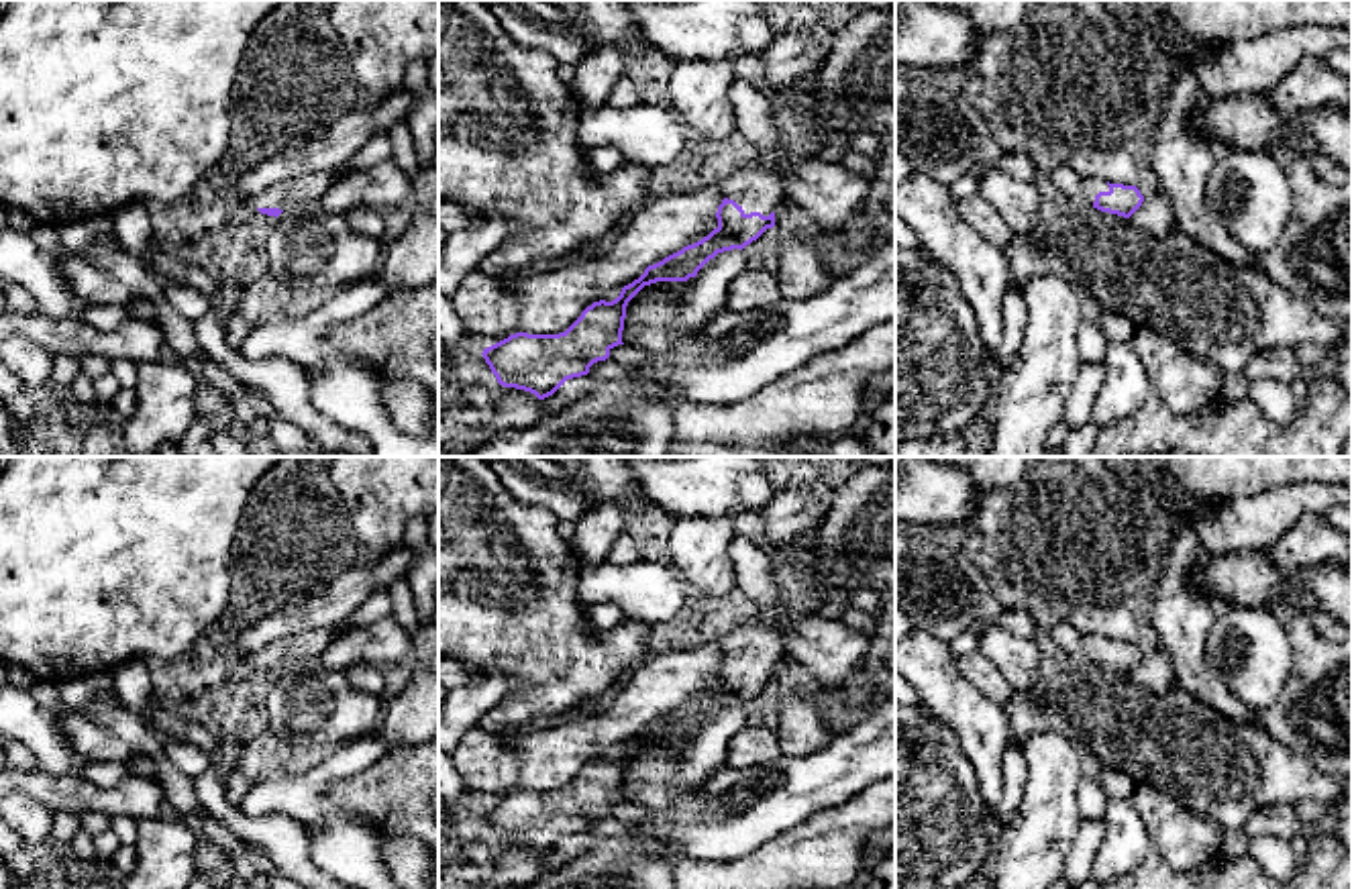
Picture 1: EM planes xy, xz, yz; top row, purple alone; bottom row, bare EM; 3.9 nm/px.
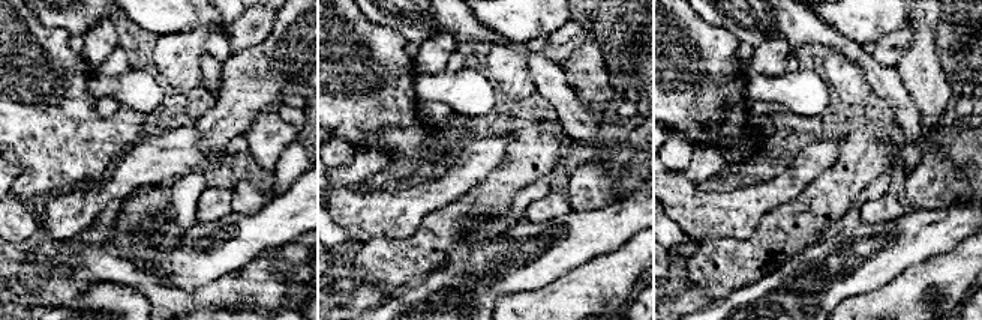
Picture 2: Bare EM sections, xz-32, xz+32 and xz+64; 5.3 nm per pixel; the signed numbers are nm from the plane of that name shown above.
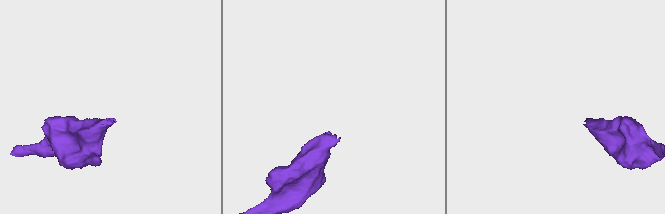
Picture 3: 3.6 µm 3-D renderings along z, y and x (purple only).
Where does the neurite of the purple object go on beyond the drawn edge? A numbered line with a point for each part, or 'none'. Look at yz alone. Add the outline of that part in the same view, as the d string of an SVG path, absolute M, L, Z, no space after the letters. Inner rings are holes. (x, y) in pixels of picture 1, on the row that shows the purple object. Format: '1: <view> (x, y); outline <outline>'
1: yz (1081, 192); outline M1069 163L1052 169L1050 179L1079 208L1093 208L1095 196L1109 192L1107 181L1085 179Z

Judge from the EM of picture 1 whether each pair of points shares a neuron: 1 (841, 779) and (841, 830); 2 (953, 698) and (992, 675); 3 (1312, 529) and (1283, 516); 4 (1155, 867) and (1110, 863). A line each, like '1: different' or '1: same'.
1: different
2: different
3: different
4: different

